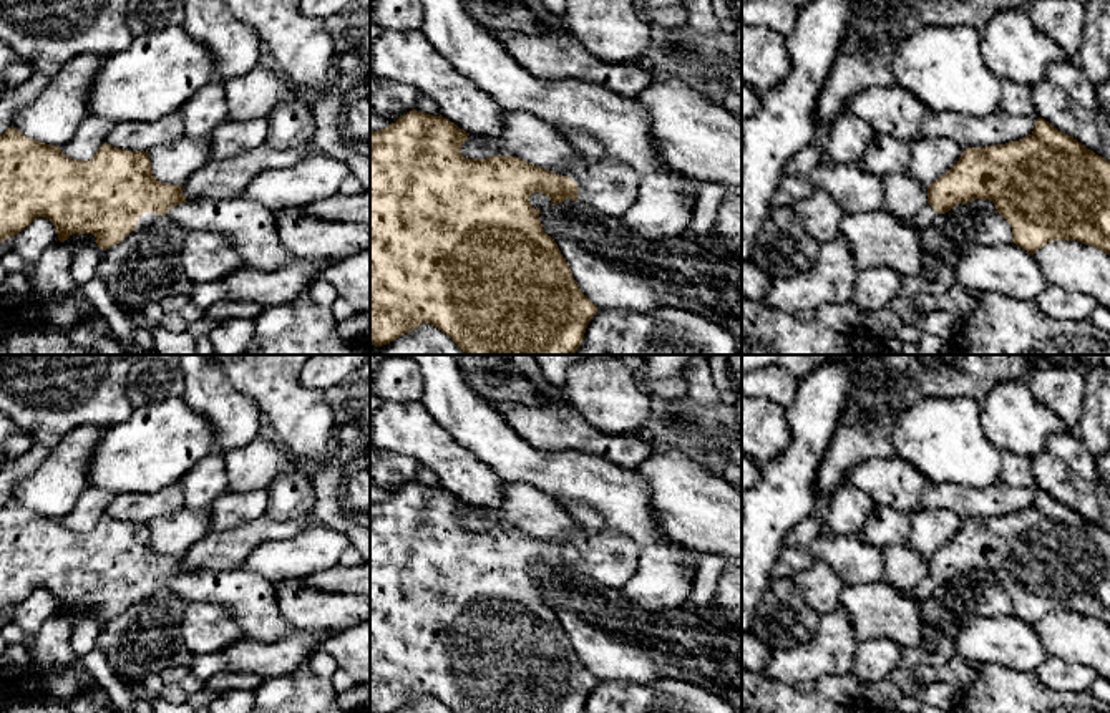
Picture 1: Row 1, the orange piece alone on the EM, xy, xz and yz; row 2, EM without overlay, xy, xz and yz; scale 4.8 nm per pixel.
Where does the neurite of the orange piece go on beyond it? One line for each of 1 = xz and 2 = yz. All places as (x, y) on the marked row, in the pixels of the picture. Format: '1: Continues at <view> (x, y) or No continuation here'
1: Continues at xz (613, 188)
2: Continues at yz (926, 214)

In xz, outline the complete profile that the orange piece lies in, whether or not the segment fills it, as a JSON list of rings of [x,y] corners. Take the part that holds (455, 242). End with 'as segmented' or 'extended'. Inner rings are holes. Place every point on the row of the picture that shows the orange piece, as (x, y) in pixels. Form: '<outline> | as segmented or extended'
[[[416,109],[398,118],[385,129],[370,133],[370,343],[382,347],[418,328],[421,323],[431,323],[446,333],[465,355],[574,355],[597,307],[582,293],[557,244],[544,232],[539,221],[541,211],[531,206],[529,196],[541,192],[553,201],[554,207],[566,199],[579,201],[577,192],[582,191],[589,196],[587,204],[592,209],[621,219],[637,199],[640,176],[607,156],[597,159],[581,153],[577,153],[572,164],[549,169],[538,167],[516,156],[468,159],[461,154],[468,136],[470,133],[460,129],[441,114],[431,116]]] | extended

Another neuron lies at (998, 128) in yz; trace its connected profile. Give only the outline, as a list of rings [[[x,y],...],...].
[[[1002,109],[986,116],[929,113],[923,119],[921,138],[947,138],[967,148],[987,148],[1027,138],[1037,119],[1037,113],[1012,116]]]

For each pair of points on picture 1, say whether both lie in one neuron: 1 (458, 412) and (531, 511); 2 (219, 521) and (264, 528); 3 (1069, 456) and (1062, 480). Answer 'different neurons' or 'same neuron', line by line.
1: different neurons
2: different neurons
3: different neurons

